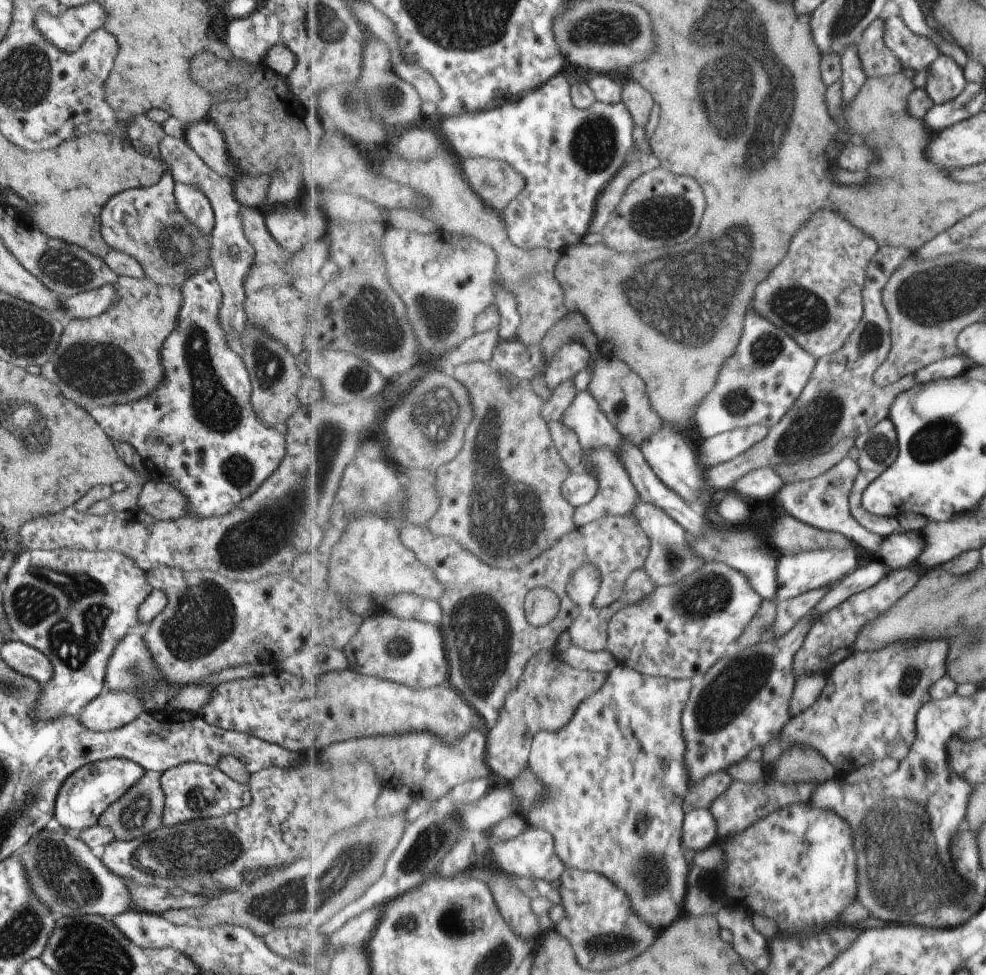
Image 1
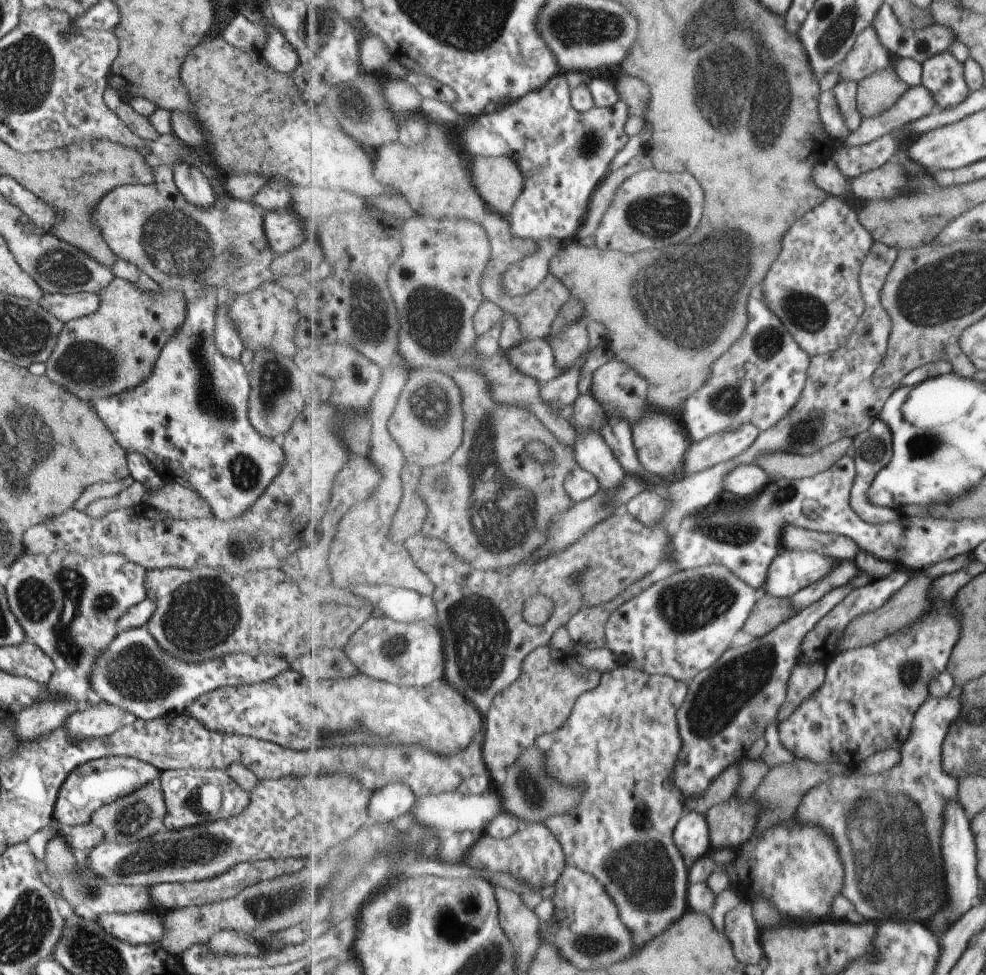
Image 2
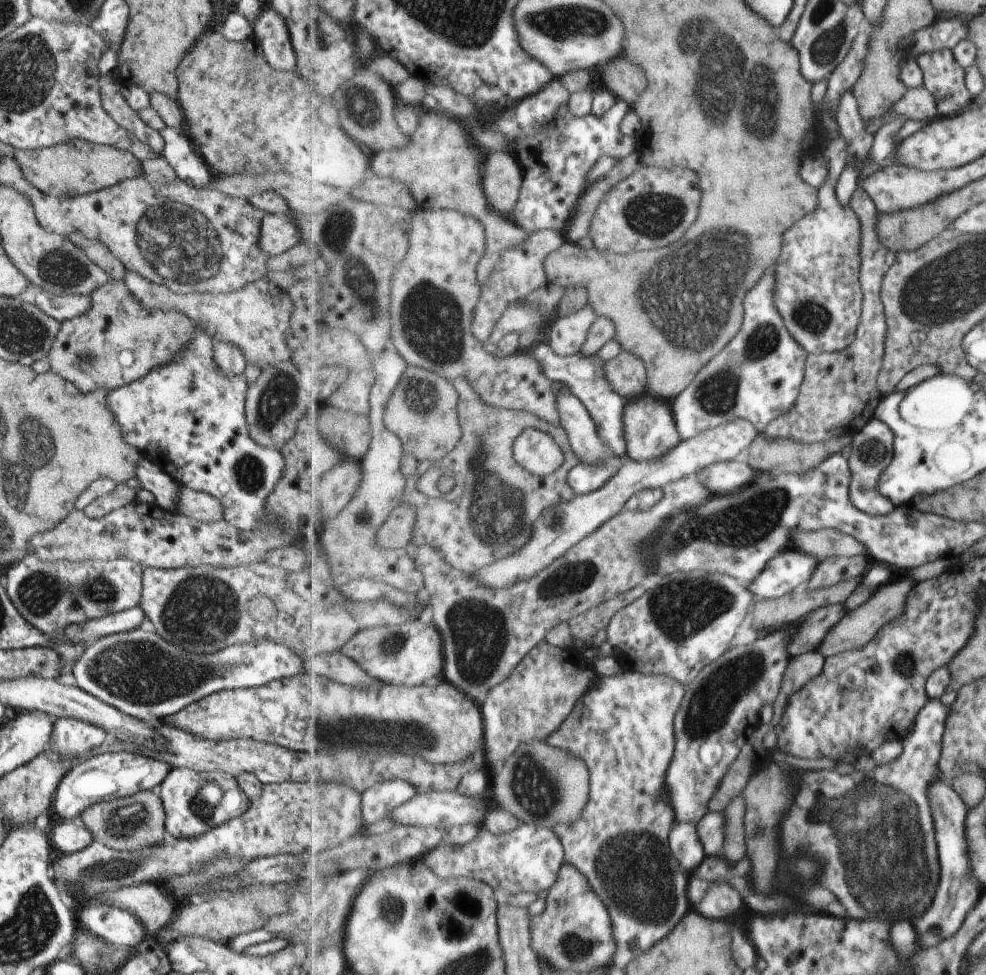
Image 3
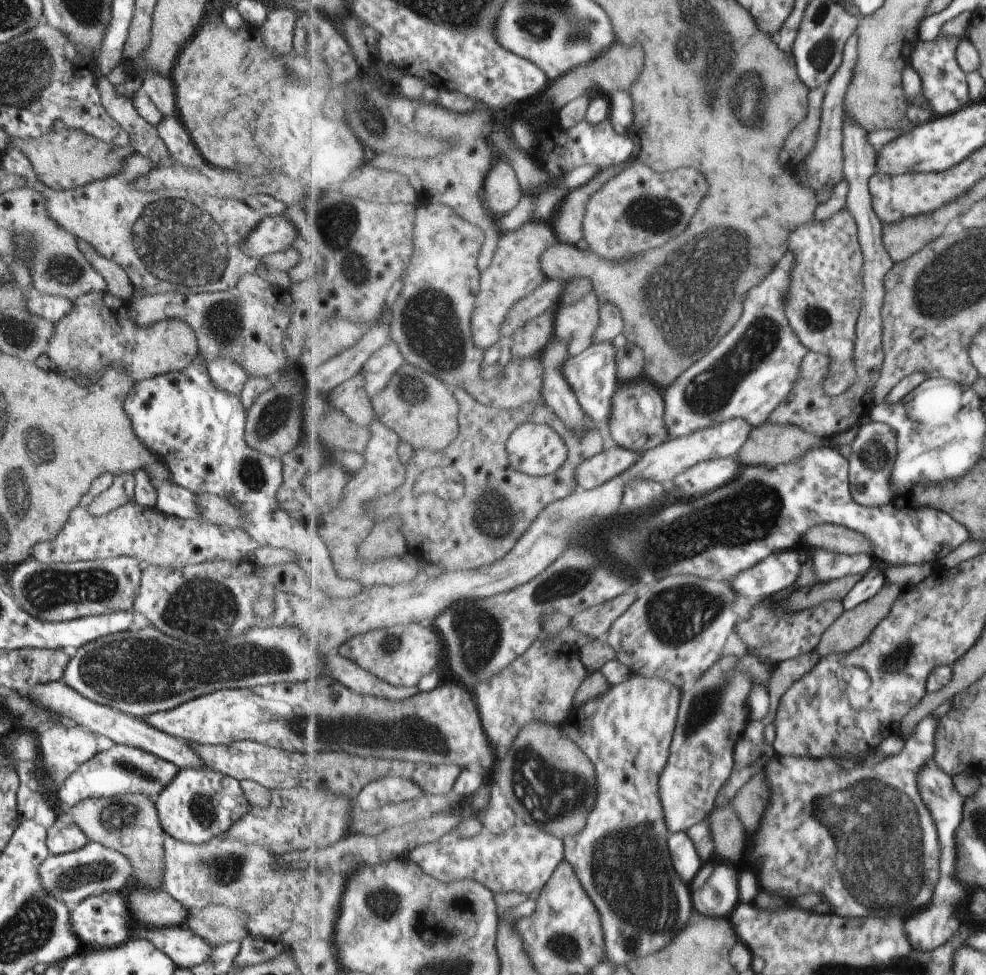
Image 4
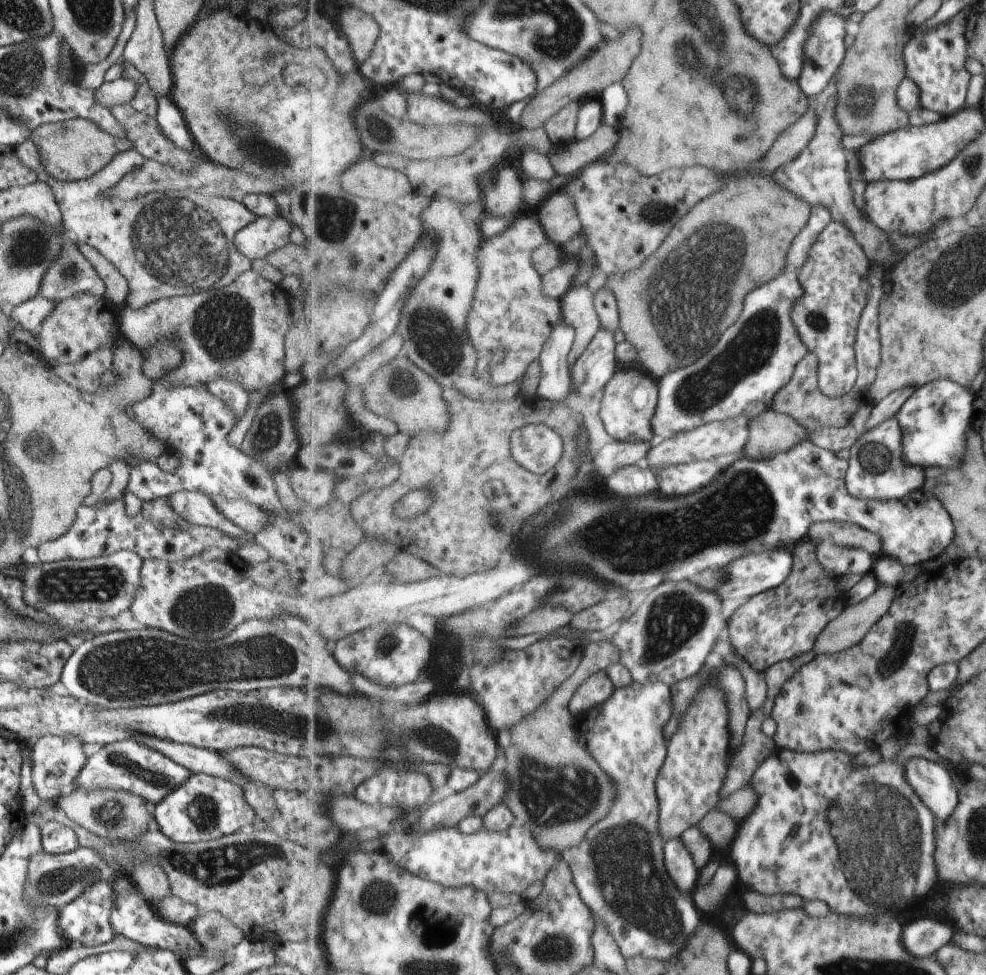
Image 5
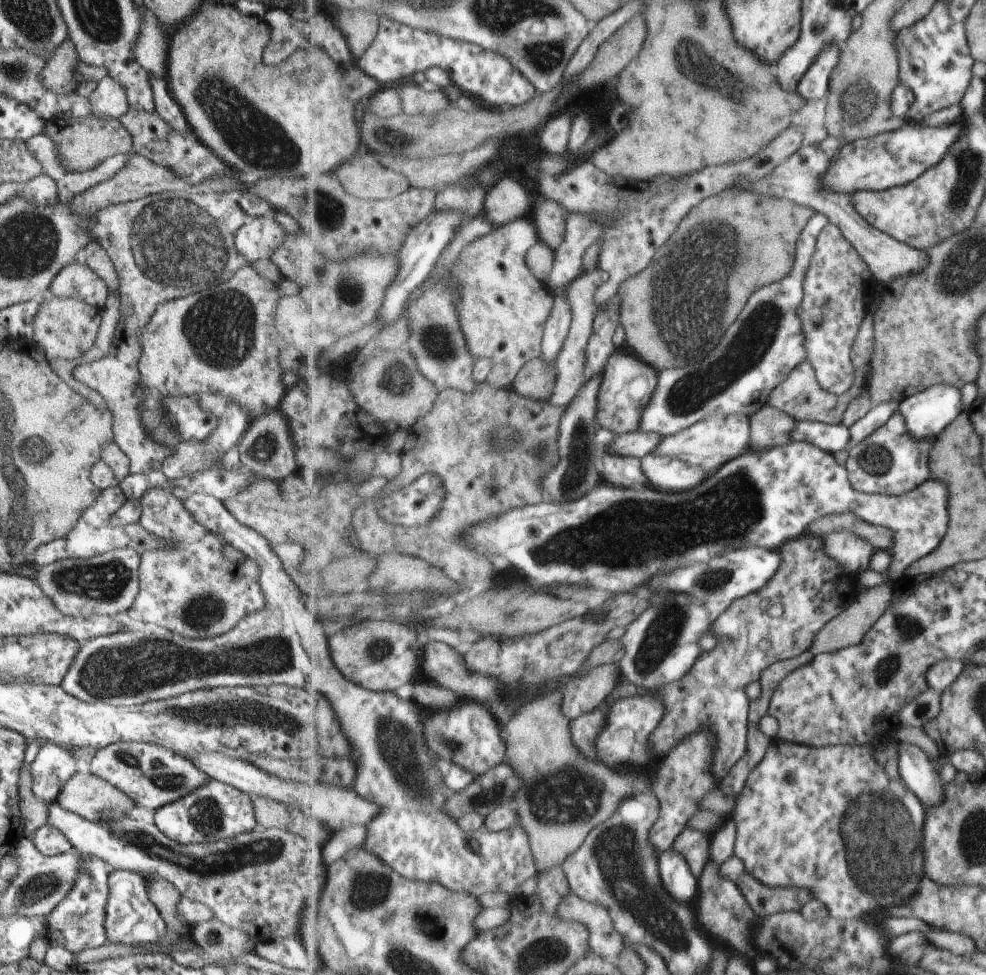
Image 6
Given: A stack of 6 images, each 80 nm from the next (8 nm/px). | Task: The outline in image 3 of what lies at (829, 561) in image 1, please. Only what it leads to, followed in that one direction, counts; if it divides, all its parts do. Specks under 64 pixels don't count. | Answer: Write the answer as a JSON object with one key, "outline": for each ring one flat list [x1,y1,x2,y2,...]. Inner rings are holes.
{"outline":[[797,548,787,552,776,553,764,571,745,586,755,596,751,602,749,614,754,618,756,604,762,599,774,599,796,590,799,585,809,585,809,580,820,560,813,555,799,551]]}

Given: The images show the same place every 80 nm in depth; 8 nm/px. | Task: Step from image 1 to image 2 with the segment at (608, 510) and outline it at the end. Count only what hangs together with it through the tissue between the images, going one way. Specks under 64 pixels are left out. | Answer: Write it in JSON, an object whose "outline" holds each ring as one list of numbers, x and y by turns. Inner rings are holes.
{"outline":[[577,427,573,428,577,432,574,453,579,466,598,476,601,491,614,491,615,487,622,487,627,474,604,436,597,431,589,431,584,435]]}

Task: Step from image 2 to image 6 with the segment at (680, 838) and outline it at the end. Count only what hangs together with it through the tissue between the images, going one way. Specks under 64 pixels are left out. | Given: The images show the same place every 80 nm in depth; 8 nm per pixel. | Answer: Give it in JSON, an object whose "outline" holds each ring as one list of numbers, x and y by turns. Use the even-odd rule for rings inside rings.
{"outline":[[671,848,659,856,658,863,663,884,670,895,679,903,687,904,691,898,695,902,699,884,685,857]]}

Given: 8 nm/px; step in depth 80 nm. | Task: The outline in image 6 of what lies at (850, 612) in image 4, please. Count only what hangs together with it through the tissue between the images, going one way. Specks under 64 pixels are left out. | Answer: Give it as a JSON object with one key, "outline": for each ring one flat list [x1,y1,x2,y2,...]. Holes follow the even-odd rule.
{"outline":[[889,583,865,588,849,607,818,632,810,650,815,655,821,655,823,653,841,651,847,648,847,644,851,644,851,646,859,644,873,628,873,625,883,616,887,608,889,608,893,595,893,585]]}

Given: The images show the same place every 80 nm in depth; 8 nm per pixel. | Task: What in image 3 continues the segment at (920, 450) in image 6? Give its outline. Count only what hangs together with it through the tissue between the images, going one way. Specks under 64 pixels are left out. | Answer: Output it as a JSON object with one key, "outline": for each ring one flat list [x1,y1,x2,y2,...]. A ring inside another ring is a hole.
{"outline":[[873,418,866,427,863,427,853,439,852,450,849,457,852,470,852,481,850,484,850,497,852,501,866,513,873,516,888,515,896,506,883,498,880,493,880,481,886,468,890,466,894,459,894,432,890,425,882,420]]}

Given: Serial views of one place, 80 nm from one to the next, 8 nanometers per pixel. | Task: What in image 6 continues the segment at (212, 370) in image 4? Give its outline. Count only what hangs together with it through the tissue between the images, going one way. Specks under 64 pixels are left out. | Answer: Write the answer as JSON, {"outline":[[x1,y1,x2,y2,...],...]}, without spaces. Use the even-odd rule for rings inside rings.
{"outline":[[216,393,201,395,196,400,196,403,206,413,210,413,212,417,215,417,215,428,206,439,187,440,177,443,177,446,172,450,172,454,166,458,160,468,167,480,195,477,197,473,203,473,213,468,229,448,238,444,240,436,249,425,246,413,239,405]]}

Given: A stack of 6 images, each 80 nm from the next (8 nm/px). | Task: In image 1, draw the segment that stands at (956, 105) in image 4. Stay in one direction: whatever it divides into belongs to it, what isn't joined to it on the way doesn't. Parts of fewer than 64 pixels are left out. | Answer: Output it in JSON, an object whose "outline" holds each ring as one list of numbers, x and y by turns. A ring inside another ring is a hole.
{"outline":[[941,53,929,68,927,90,936,105,955,100,969,83,964,68,948,54]]}

